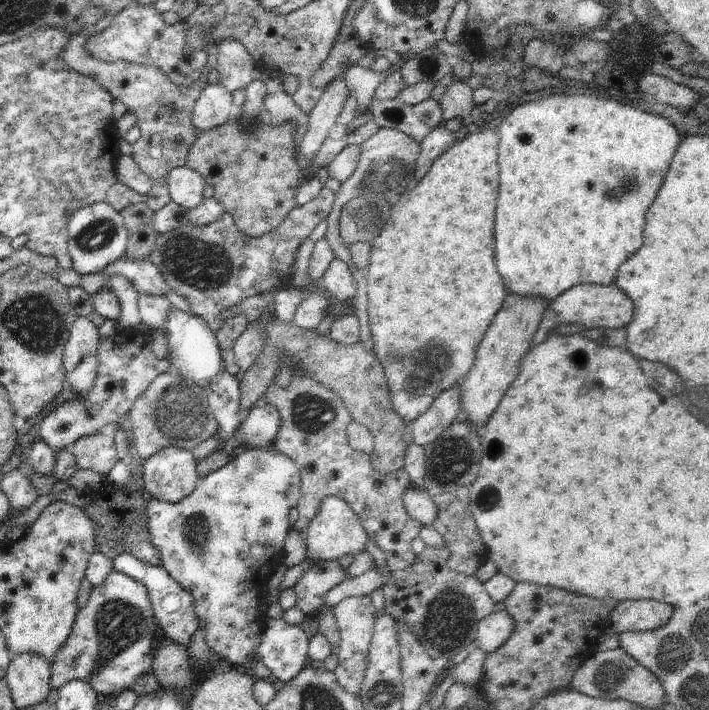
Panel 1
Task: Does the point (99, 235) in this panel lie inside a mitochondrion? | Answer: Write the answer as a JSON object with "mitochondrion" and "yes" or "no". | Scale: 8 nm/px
{"mitochondrion":"yes"}

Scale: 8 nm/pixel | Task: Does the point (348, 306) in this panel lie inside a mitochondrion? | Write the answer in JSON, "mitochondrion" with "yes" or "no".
{"mitochondrion":"no"}

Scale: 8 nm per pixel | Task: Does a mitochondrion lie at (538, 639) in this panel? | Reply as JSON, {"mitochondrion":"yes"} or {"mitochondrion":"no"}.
{"mitochondrion":"no"}

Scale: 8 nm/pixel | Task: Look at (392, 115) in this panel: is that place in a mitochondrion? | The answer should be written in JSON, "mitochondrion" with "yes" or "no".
{"mitochondrion":"yes"}

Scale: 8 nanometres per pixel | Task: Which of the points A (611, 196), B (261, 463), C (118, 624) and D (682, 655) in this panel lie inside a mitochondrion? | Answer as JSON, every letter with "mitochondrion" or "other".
{"A":"mitochondrion","B":"other","C":"mitochondrion","D":"mitochondrion"}

